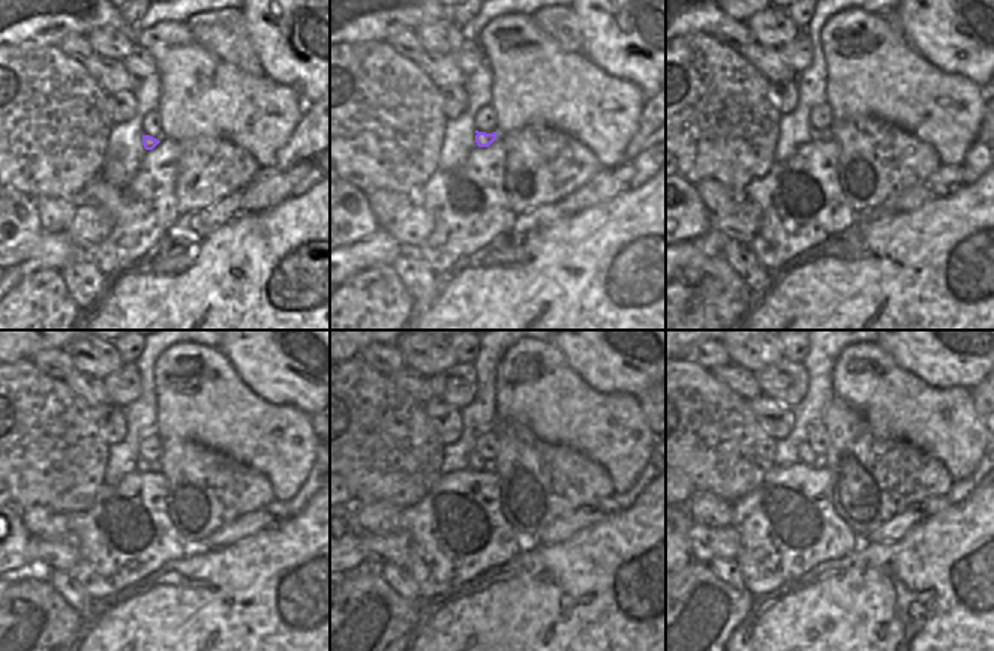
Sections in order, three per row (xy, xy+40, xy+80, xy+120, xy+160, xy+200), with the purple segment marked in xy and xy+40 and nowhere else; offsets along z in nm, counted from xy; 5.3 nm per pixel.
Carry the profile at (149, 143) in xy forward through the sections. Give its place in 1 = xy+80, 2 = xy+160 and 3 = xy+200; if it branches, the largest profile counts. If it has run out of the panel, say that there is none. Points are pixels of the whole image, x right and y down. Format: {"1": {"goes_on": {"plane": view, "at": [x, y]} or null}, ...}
{"1": {"goes_on": {"plane": "xy+80", "at": [816, 134]}}, "2": {"goes_on": {"plane": "xy+160", "at": [476, 462]}}, "3": {"goes_on": {"plane": "xy+200", "at": [807, 455]}}}

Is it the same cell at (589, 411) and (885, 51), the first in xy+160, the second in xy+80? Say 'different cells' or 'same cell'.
same cell

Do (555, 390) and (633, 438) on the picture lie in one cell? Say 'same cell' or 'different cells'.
same cell

